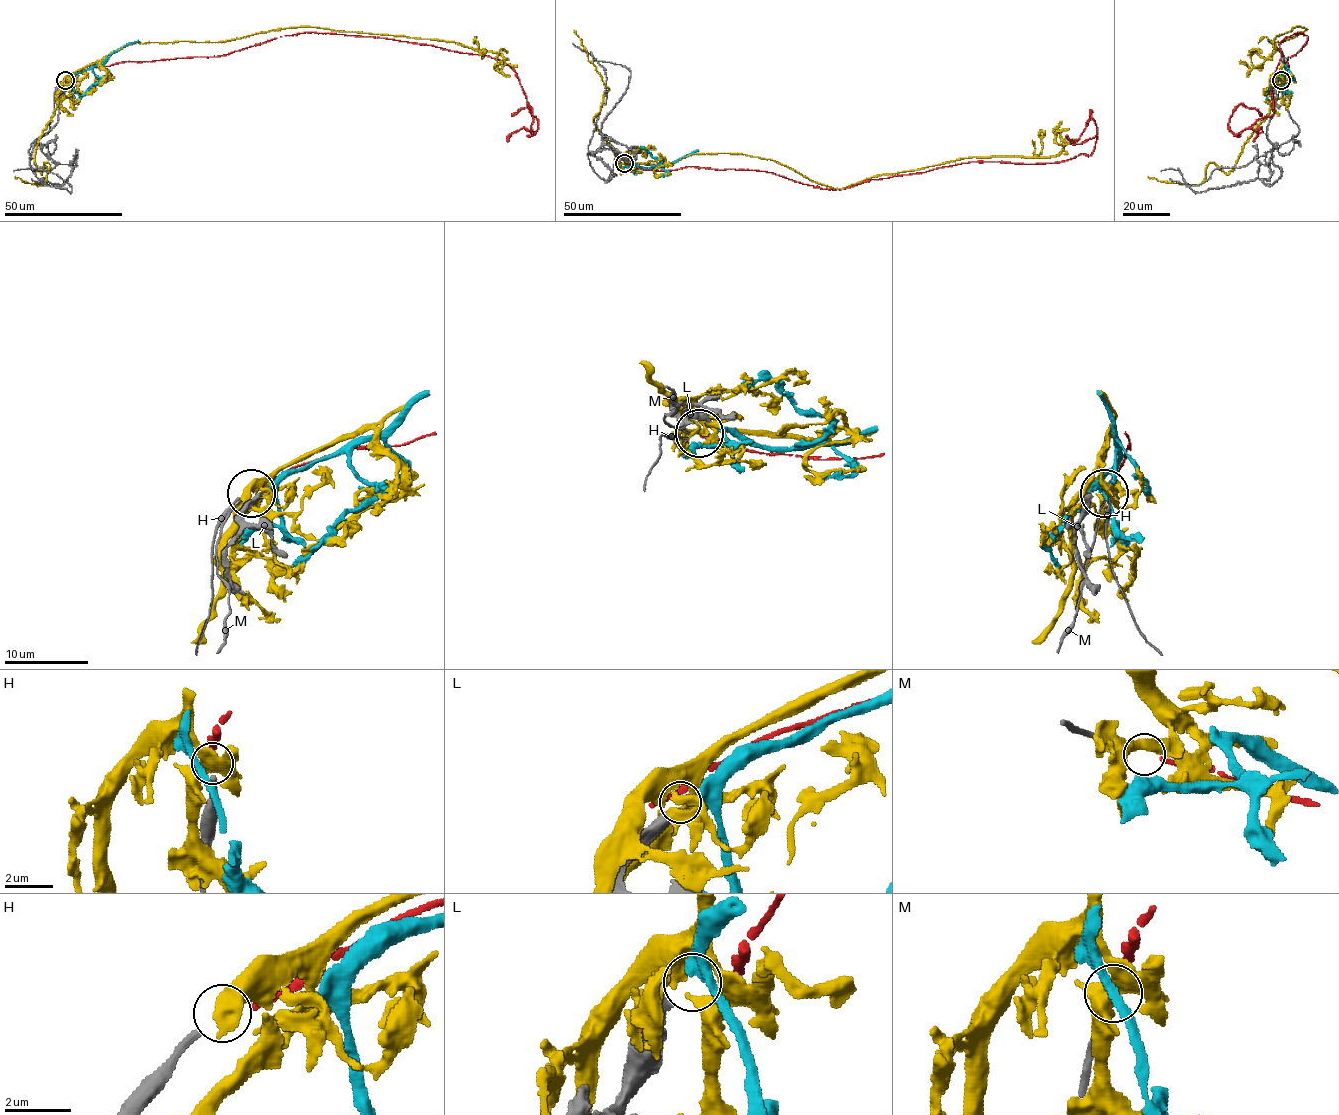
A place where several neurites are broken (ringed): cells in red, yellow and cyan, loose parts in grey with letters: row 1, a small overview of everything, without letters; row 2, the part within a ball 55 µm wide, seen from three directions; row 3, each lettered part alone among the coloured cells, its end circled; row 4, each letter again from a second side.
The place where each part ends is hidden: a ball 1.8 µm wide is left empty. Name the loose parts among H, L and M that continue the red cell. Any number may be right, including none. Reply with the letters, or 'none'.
M

